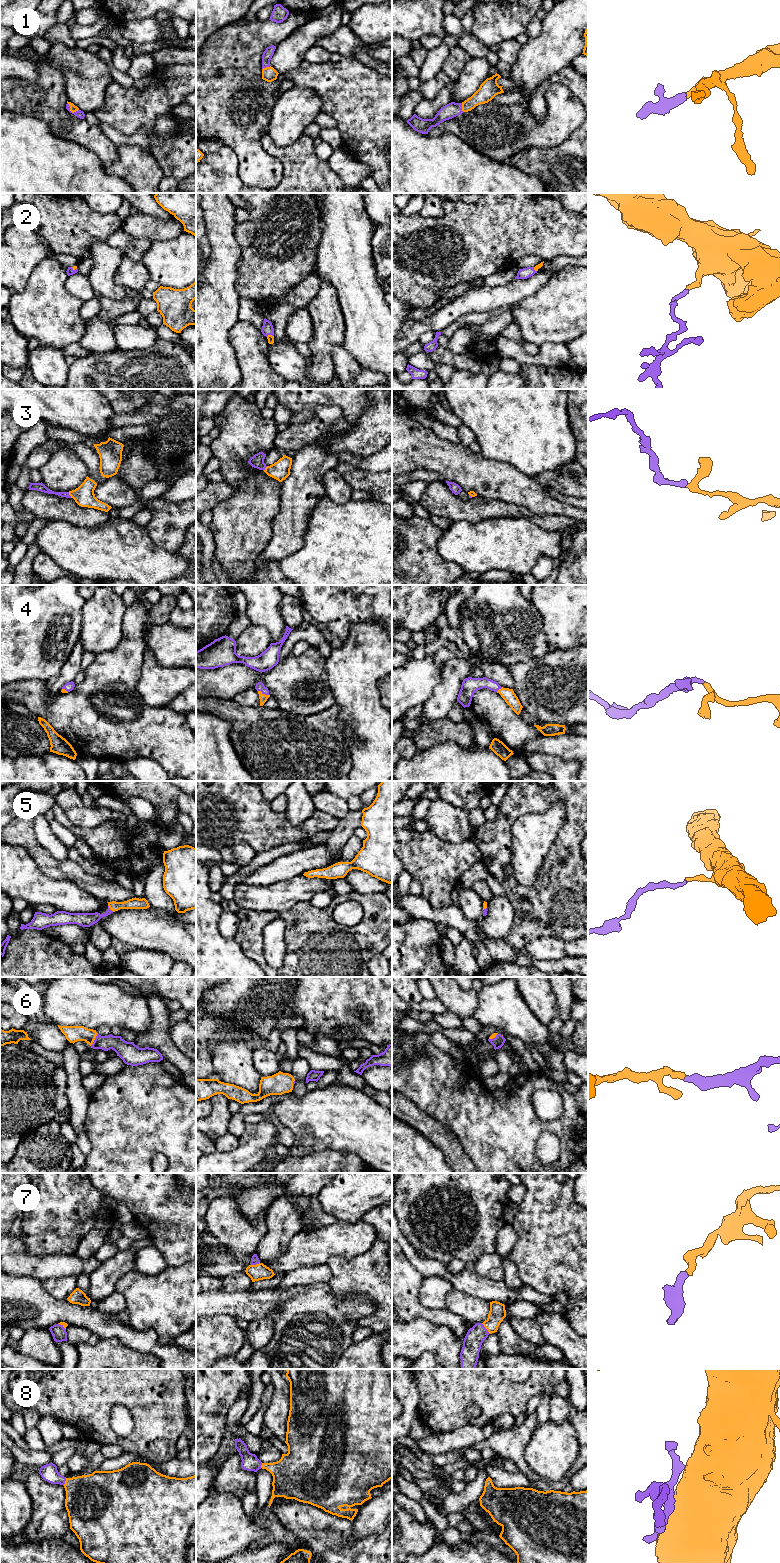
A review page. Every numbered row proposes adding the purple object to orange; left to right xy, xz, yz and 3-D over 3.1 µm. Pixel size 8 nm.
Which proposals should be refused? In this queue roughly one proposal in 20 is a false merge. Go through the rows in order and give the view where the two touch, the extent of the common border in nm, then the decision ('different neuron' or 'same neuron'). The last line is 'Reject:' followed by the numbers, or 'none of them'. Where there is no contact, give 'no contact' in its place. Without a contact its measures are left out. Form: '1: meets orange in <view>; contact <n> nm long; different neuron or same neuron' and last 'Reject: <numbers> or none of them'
1: meets orange in xy; contact 120 nm long; same neuron
2: meets orange in xz; contact 60 nm long; same neuron
3: meets orange in xy; contact 50 nm long; same neuron
4: meets orange in xz; contact 100 nm long; same neuron
5: meets orange in xy; contact 70 nm long; same neuron
6: meets orange in xy; contact 120 nm long; same neuron
7: meets orange in yz; contact 120 nm long; same neuron
8: meets orange in xy; contact 70 nm long; same neuron
Reject: none of them

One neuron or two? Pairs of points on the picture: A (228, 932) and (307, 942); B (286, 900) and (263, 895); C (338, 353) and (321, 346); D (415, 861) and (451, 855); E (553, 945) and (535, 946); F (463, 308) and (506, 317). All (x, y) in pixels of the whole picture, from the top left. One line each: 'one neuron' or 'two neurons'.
A: two neurons
B: one neuron
C: two neurons
D: one neuron
E: one neuron
F: two neurons

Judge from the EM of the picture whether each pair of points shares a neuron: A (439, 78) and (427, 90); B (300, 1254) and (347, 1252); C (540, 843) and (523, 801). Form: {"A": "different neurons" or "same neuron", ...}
{"A": "same neuron", "B": "same neuron", "C": "different neurons"}

